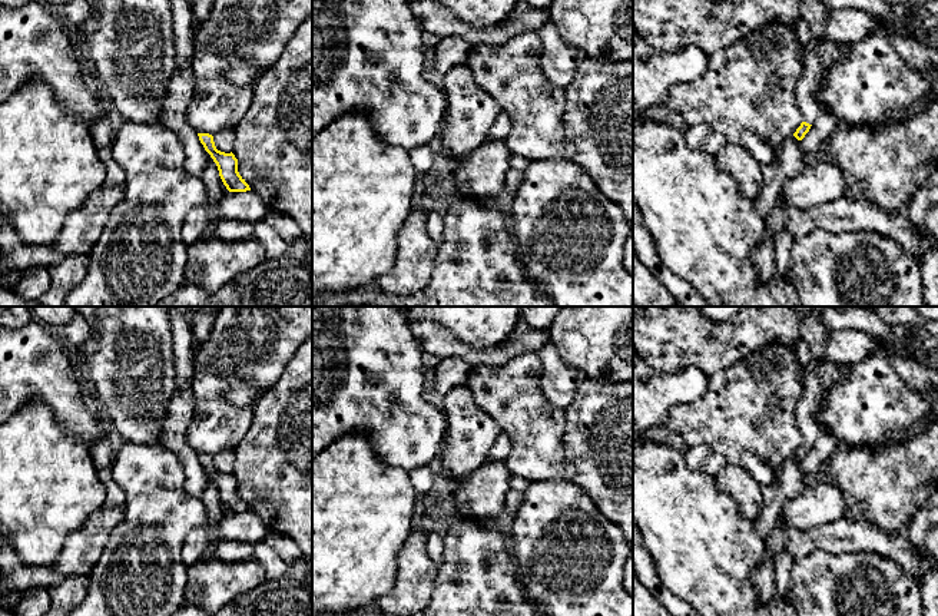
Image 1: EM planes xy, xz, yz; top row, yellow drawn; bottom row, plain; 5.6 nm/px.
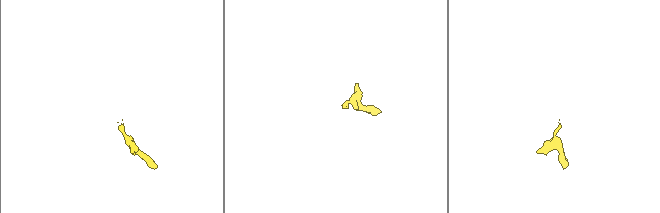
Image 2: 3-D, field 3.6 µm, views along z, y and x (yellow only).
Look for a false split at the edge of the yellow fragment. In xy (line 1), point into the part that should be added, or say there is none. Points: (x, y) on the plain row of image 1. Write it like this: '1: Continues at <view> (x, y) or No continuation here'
1: No continuation here

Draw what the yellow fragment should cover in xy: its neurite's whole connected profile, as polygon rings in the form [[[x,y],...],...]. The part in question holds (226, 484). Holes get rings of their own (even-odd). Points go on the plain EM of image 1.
[[[198,454],[205,471],[211,476],[218,487],[219,497],[229,513],[246,513],[251,511],[249,506],[238,493],[238,480],[235,476],[225,474],[216,470],[213,457],[209,454]]]

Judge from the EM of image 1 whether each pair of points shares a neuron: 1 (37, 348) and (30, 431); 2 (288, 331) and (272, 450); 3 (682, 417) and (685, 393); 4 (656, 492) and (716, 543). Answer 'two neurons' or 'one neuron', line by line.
1: two neurons
2: two neurons
3: two neurons
4: one neuron

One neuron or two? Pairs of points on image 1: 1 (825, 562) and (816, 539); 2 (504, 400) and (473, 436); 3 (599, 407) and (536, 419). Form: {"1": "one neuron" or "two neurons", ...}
{"1": "two neurons", "2": "two neurons", "3": "two neurons"}

